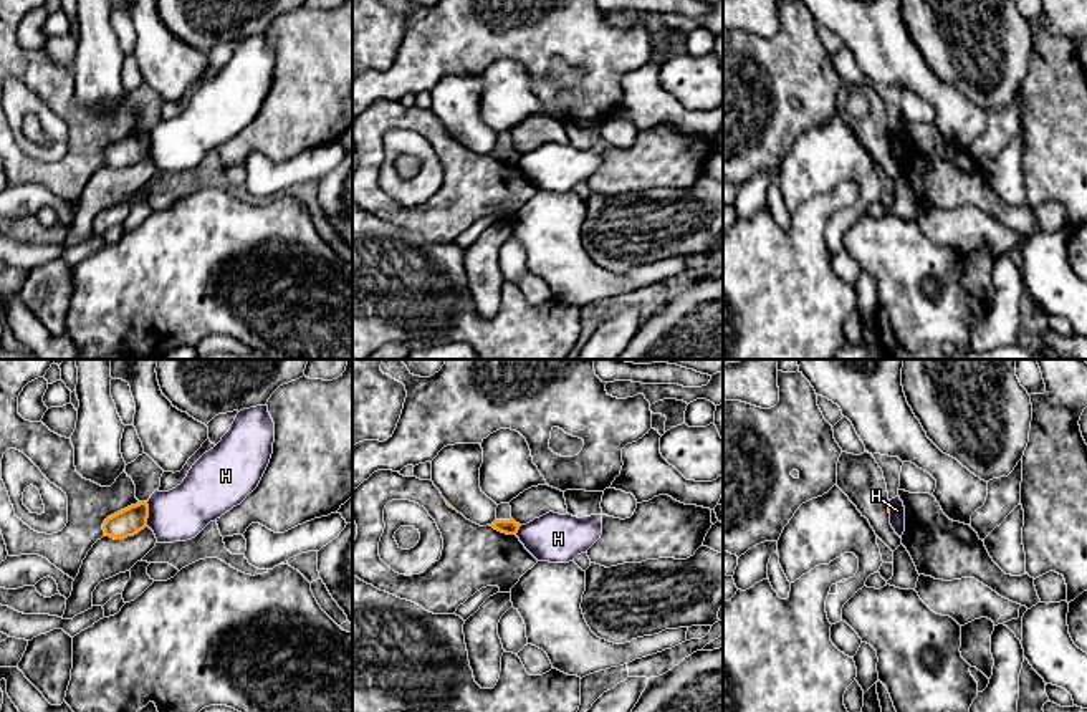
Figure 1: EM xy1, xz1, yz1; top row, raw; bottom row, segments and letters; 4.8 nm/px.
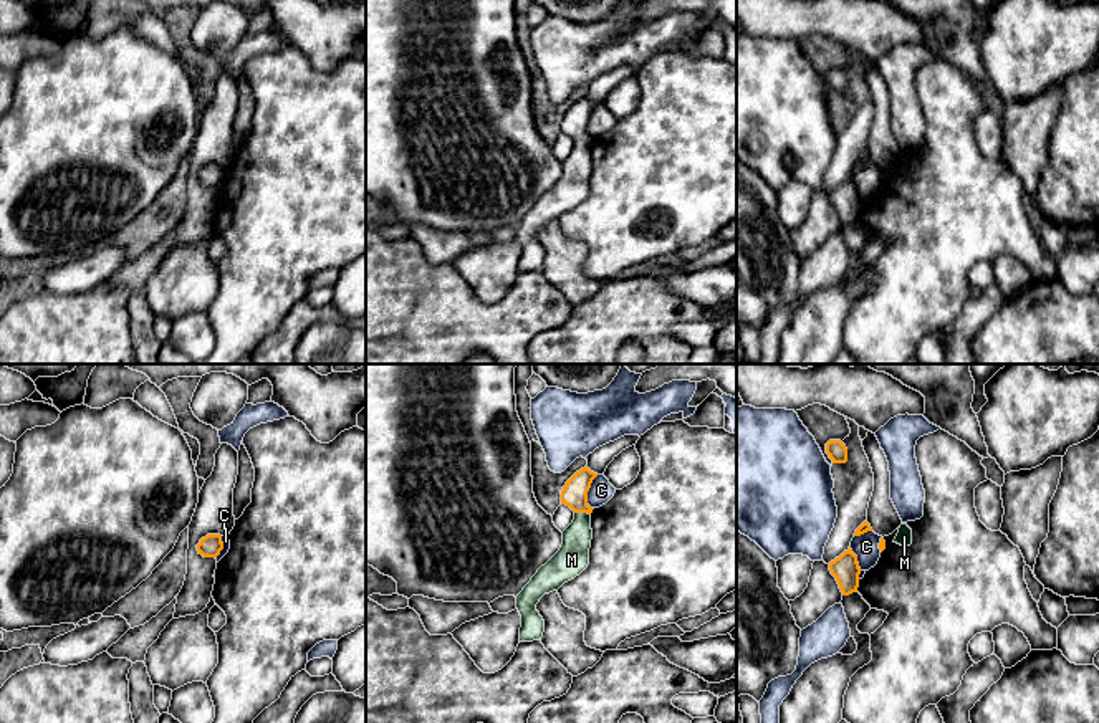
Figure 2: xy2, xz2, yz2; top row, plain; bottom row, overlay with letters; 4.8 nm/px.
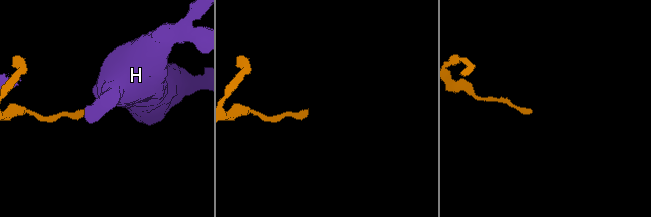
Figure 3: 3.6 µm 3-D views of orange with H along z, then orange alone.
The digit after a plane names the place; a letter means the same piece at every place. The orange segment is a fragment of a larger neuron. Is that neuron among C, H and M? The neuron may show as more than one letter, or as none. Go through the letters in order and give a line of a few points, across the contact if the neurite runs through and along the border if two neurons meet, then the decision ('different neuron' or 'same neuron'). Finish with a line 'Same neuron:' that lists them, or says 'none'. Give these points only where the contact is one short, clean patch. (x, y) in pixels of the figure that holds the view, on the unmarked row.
C: different neuron
H: line xy1 (146, 131), (148, 154); different neuron
M: same neuron
Same neuron: M

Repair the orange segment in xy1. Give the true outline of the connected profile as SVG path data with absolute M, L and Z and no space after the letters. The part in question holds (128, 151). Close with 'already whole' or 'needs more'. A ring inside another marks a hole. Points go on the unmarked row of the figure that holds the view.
M147 131L131 134L104 149L103 152L104 166L111 166L114 169L134 166L147 156L147 147L149 147Z | already whole

